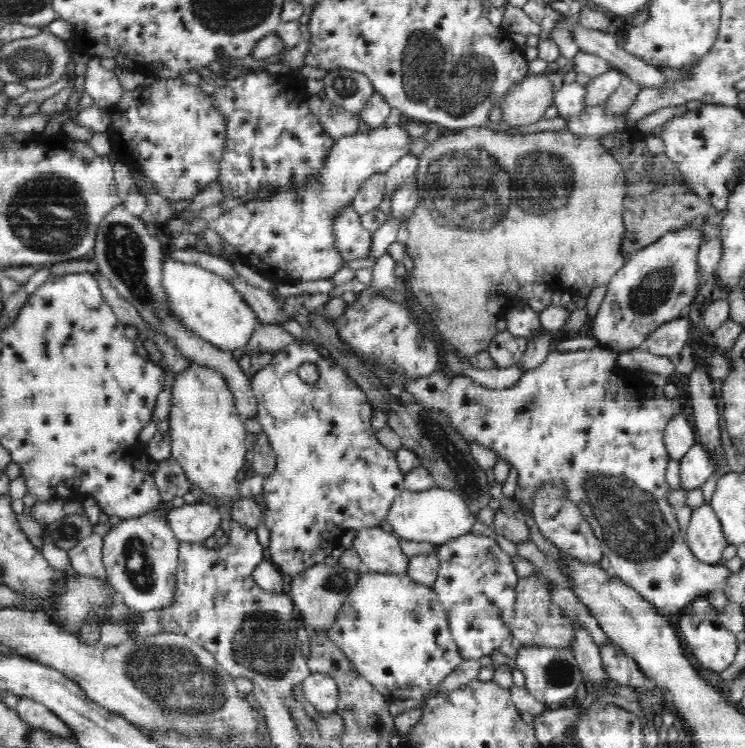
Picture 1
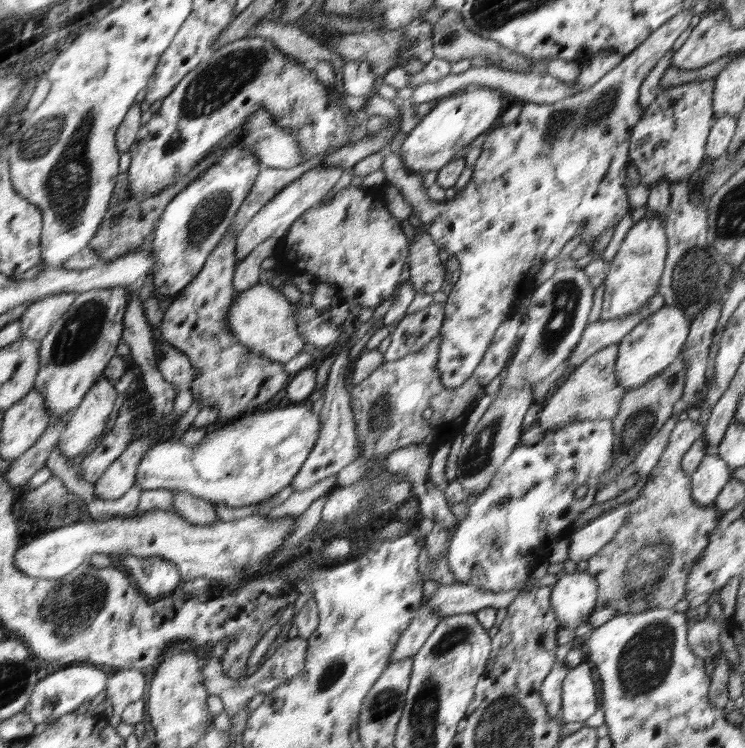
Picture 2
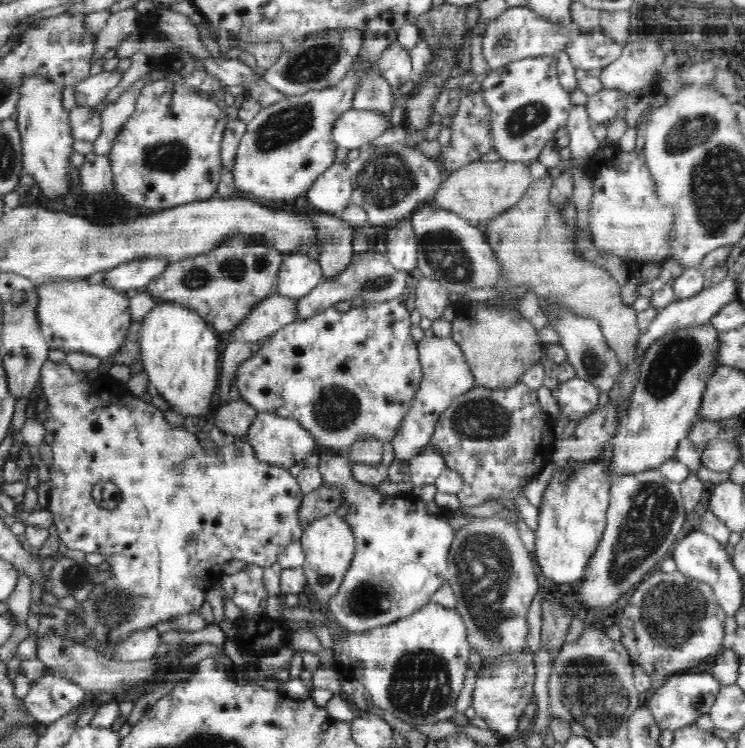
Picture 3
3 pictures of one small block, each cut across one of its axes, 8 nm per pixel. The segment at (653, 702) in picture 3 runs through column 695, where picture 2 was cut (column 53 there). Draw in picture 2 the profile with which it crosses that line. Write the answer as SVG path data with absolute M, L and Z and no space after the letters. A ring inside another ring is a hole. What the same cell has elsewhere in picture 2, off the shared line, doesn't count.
M76 664L62 672L53 672L35 686L35 692L26 712L34 724L57 723L64 716L74 713L84 702L92 700L108 688L108 674L96 665Z

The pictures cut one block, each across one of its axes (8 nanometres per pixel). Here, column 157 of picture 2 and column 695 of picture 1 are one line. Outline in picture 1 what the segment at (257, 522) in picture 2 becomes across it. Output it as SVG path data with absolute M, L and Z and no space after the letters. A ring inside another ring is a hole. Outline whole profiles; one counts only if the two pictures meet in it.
M709 505L694 509L688 528L684 531L685 541L698 560L708 564L720 564L722 552L729 544L721 520Z

